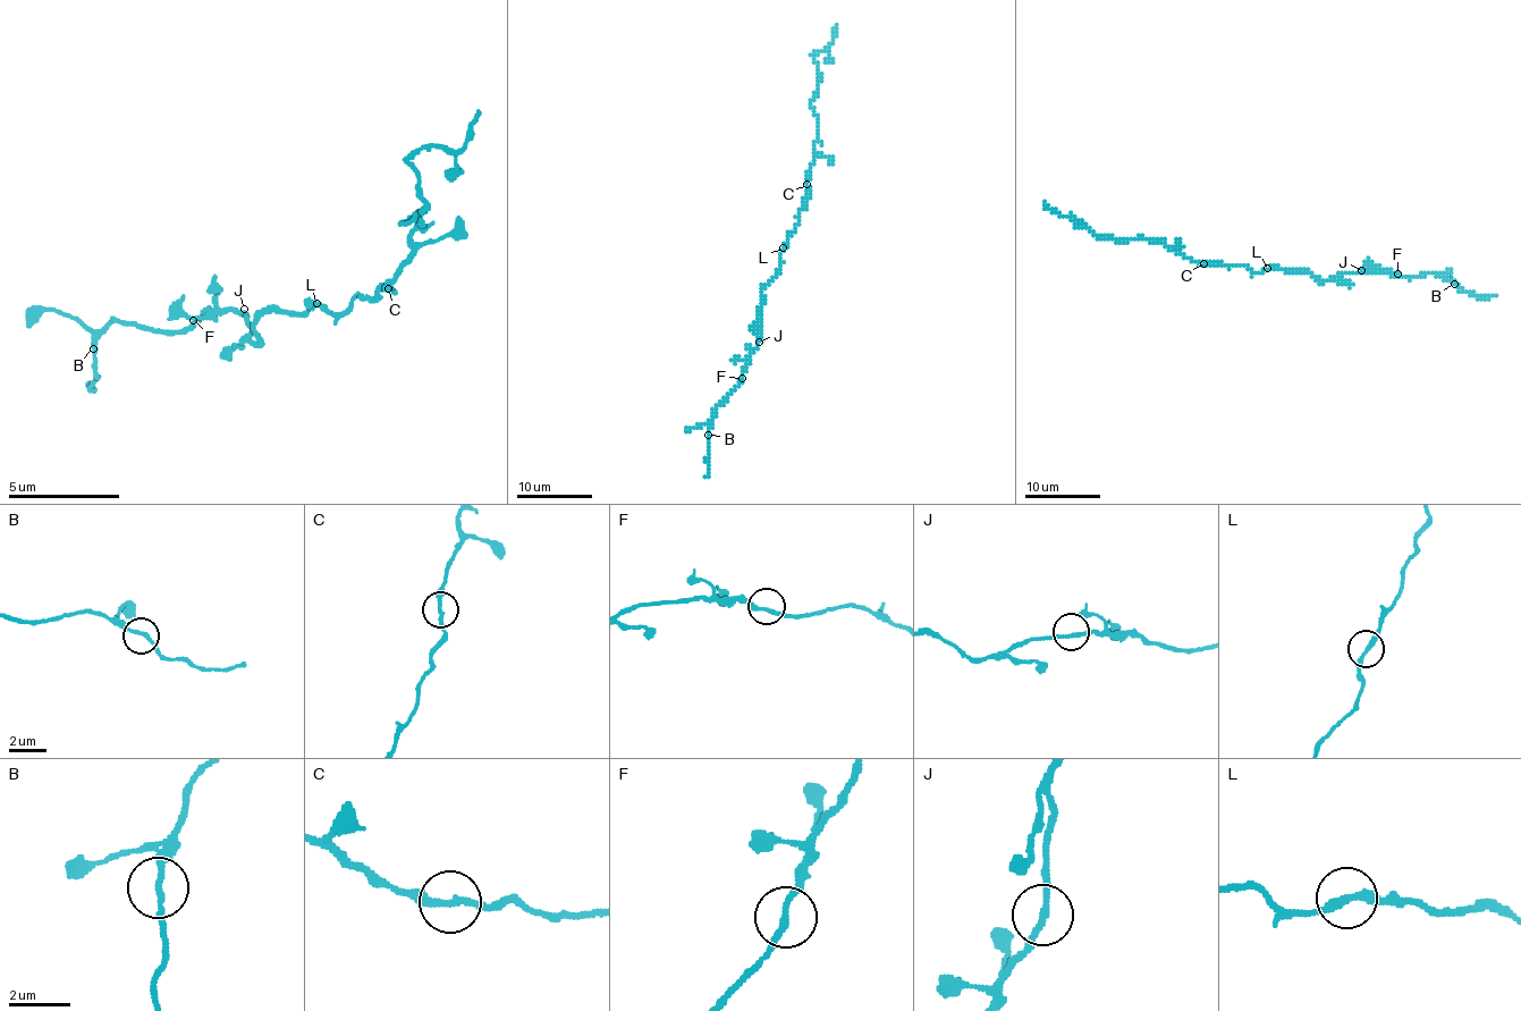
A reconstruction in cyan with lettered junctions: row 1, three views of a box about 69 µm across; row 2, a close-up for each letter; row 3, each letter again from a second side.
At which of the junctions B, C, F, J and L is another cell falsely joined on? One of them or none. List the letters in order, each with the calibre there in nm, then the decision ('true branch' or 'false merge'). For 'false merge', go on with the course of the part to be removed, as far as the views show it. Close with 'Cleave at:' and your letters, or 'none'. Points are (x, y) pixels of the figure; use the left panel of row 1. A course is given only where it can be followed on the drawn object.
B: calibre 190 nm; true branch
C: calibre 240 nm; true branch
F: calibre 200 nm; true branch
J: calibre 200 nm; true branch
L: calibre 240 nm; true branch
Cleave at: none

